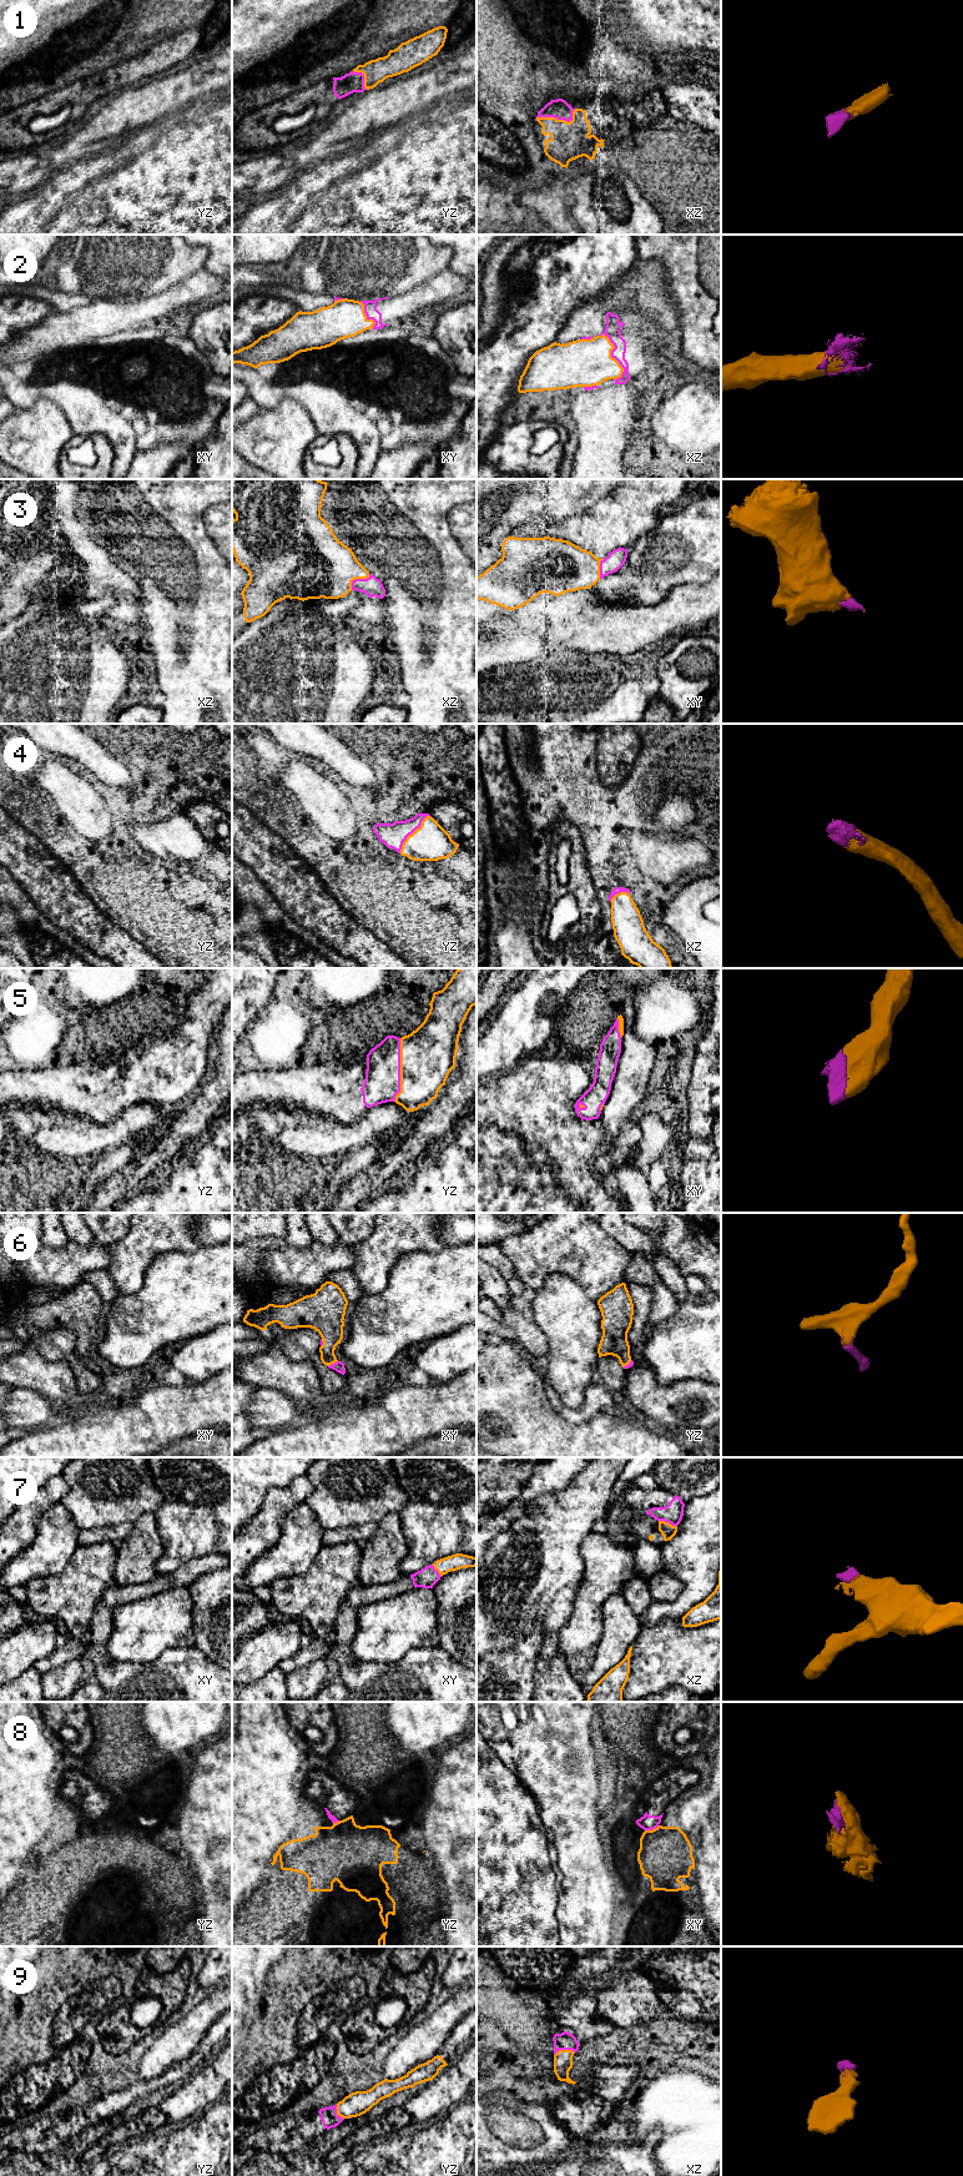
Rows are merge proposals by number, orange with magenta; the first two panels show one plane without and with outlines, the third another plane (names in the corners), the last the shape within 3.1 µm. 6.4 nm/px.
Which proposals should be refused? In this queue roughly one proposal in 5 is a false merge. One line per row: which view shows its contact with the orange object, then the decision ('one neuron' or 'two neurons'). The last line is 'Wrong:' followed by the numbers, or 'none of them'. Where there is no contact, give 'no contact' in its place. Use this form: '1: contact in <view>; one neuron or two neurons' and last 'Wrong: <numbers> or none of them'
1: contact in xz; one neuron
2: contact in xz; one neuron
3: contact in xz; one neuron
4: contact in yz; one neuron
5: contact in yz; one neuron
6: contact in xy; one neuron
7: contact in xz; one neuron
8: contact in xy; two neurons
9: contact in xz; one neuron
Wrong: 8

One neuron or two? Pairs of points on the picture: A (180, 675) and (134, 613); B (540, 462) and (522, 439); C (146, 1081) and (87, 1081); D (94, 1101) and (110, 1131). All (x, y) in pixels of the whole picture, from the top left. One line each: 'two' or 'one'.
A: two
B: one
C: one
D: two

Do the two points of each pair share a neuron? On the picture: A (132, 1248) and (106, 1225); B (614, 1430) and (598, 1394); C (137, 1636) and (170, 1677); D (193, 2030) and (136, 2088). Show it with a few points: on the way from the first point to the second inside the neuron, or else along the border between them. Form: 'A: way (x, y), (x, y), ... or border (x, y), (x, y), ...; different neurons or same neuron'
A: border (130, 1225), (129, 1230), (120, 1239), (107, 1245); different neurons
B: border (605, 1410), (579, 1425); different neurons
C: border (182, 1647), (170, 1647), (150, 1662), (126, 1662); different neurons
D: border (171, 2065), (154, 2078), (140, 2079); different neurons

